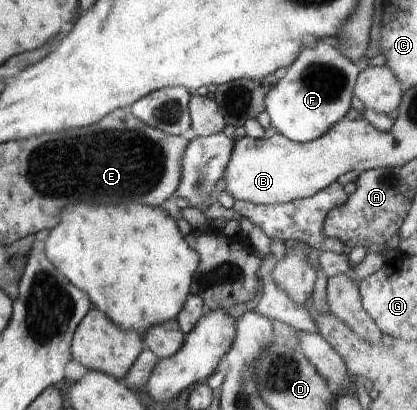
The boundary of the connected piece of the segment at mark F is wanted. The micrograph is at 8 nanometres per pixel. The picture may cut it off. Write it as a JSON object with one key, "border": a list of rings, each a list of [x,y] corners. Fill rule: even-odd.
{"border":[[[318,41],[308,43],[288,67],[283,79],[265,95],[270,126],[297,143],[309,143],[325,135],[351,108],[353,88],[361,69],[337,49]]]}

